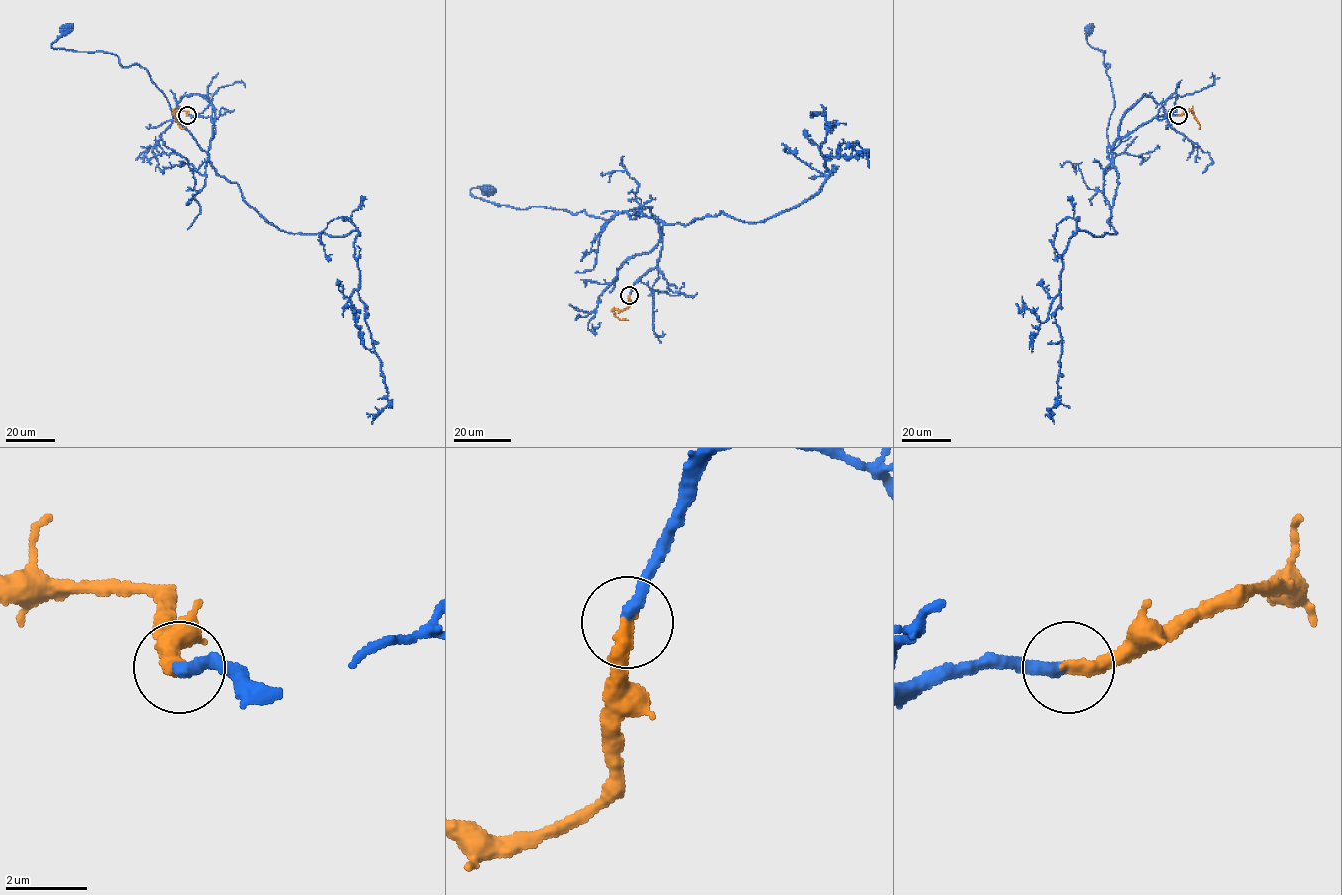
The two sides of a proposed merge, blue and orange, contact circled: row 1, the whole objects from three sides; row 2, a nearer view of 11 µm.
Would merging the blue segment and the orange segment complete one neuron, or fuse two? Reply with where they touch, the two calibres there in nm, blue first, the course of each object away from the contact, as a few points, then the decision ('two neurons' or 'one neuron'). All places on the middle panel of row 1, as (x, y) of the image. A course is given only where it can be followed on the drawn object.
(629, 295) | 300/380 nm | blue via (629, 295), (657, 265), (656, 219), (635, 211), (610, 220), (584, 210), (516, 209), (470, 192), (489, 190) | orange via (629, 295), (626, 308), (613, 311), (618, 319), (628, 320) | one neuron

